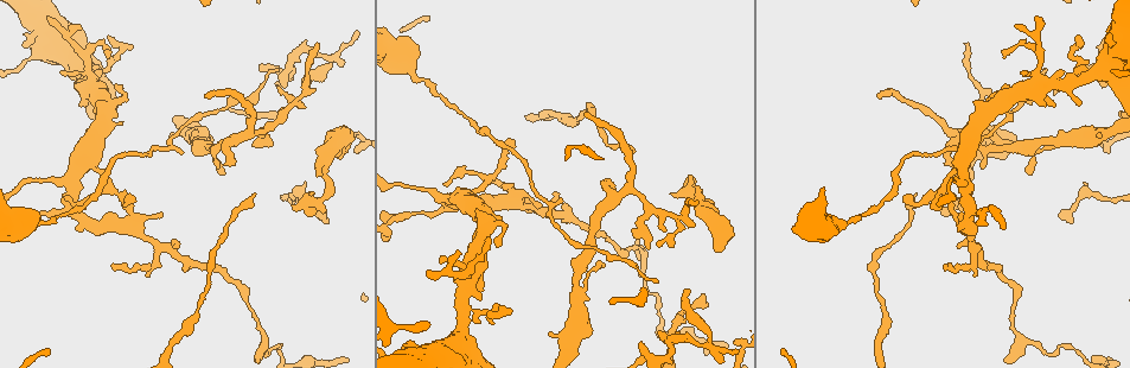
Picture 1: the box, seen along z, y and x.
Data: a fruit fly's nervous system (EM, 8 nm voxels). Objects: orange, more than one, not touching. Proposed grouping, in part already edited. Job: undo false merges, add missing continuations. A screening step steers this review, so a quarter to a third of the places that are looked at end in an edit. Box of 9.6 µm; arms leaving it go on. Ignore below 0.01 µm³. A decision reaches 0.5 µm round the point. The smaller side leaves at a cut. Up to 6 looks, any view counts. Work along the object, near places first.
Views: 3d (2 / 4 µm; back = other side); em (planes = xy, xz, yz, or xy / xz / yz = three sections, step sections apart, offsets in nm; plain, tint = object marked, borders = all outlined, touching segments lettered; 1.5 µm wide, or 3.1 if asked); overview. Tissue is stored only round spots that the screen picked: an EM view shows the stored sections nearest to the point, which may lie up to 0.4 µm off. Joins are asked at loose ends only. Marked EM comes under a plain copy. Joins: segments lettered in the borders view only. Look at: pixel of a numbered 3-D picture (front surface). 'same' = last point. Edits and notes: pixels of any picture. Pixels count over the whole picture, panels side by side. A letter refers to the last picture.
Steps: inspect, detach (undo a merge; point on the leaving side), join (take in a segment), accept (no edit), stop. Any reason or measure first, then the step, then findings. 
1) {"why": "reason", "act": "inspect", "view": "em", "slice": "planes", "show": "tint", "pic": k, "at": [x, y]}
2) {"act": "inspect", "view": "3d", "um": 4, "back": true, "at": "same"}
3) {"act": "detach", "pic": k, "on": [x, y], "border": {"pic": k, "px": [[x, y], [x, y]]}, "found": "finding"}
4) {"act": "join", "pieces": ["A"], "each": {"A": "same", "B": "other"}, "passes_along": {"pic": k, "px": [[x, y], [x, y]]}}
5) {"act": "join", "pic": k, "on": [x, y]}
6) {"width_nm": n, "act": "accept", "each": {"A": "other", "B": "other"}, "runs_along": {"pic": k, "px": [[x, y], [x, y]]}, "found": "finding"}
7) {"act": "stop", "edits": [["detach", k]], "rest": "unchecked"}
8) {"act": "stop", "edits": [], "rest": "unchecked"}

{"act": "inspect", "view": "3d", "um": 4, "pic": 1, "at": [707, 343]}

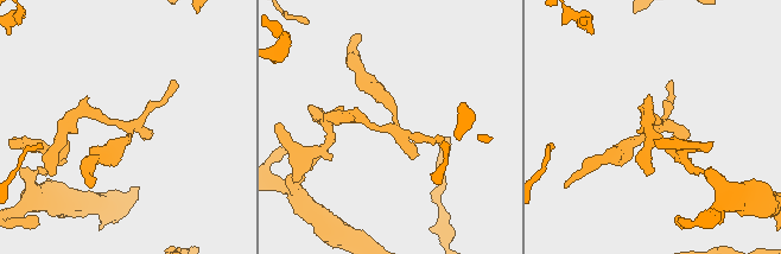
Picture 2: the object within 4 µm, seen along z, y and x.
{"act": "inspect", "view": "em", "slice": "planes", "show": "tint", "pic": 2, "at": [392, 127]}

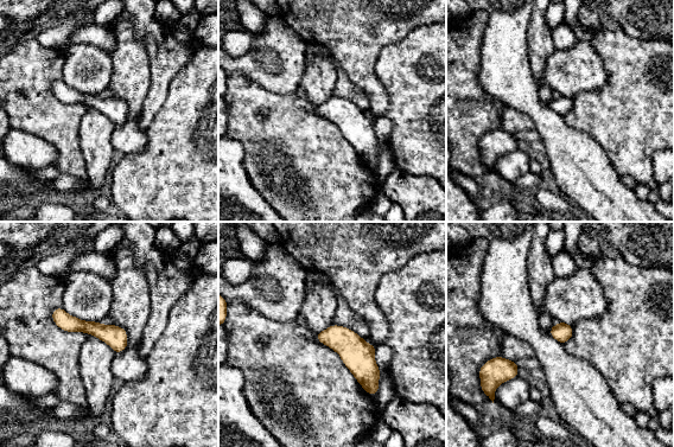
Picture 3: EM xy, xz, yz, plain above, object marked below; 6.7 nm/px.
{"act": "inspect", "view": "em", "slice": "planes", "show": "borders", "at": "same"}

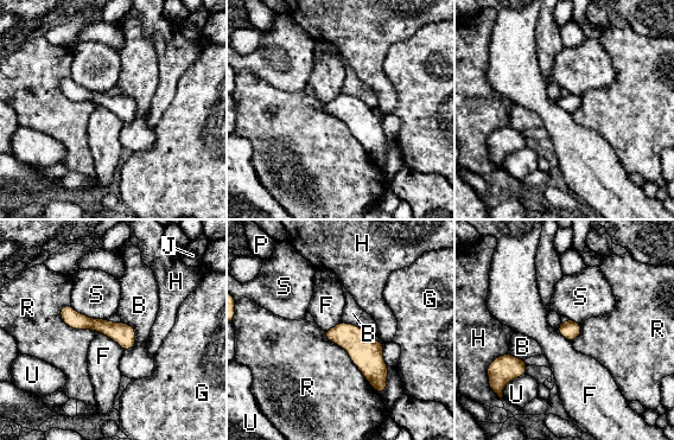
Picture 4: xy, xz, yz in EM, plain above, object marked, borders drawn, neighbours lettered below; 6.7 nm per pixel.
{"act": "accept", "each": {"B": "other", "F": "other", "G": "other", "H": "other", "J": "other", "P": "other", "R": "other", "S": "other", "U": "other"}, "runs_along": {"pic": 4, "px": [[63, 311], [133, 339]]}, "found": "one cell here"}

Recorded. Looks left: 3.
{"why": "free end", "act": "inspect", "view": "3d", "um": 4, "pic": 1, "at": [720, 251]}

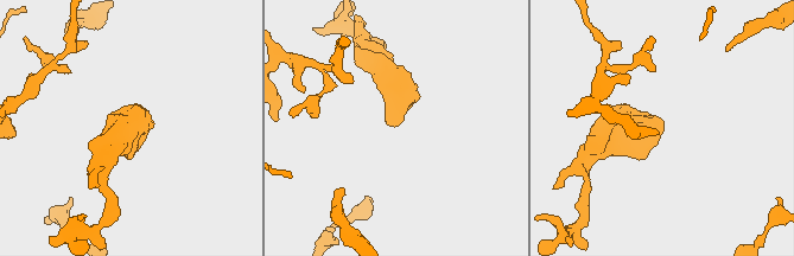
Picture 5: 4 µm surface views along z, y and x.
{"why": "now the EM", "act": "inspect", "view": "em", "slice": "xz", "step": 4, "show": "borders", "pic": 5, "at": [395, 124]}

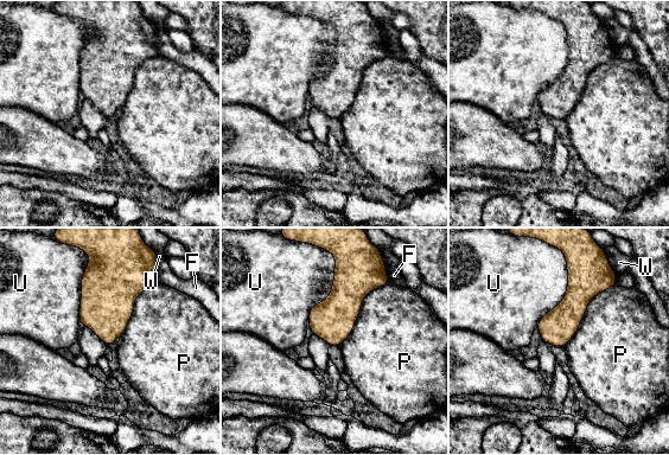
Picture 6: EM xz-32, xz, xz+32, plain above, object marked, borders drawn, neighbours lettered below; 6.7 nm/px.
{"why": "another direction", "act": "inspect", "view": "em", "slice": "planes", "show": "borders", "at": "same"}

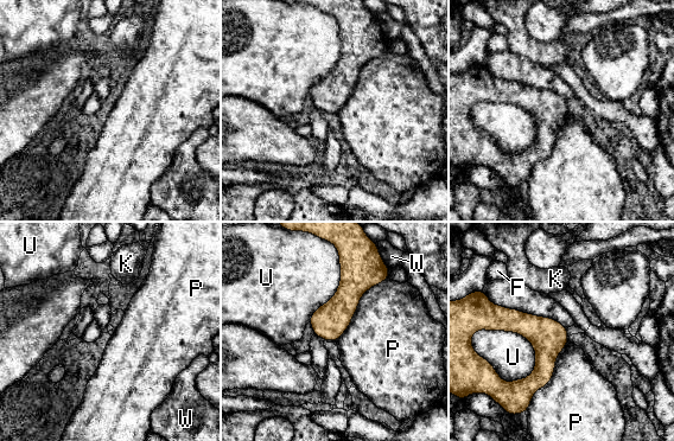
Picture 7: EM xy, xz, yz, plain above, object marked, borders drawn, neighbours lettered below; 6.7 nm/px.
{"act": "accept", "each": {"F": "other", "K": "other", "P": "other", "U": "other", "W": "other"}, "found": "no lettered segment goes on from it"}

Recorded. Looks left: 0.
{"act": "stop", "edits": [], "rest": "unchecked"}

